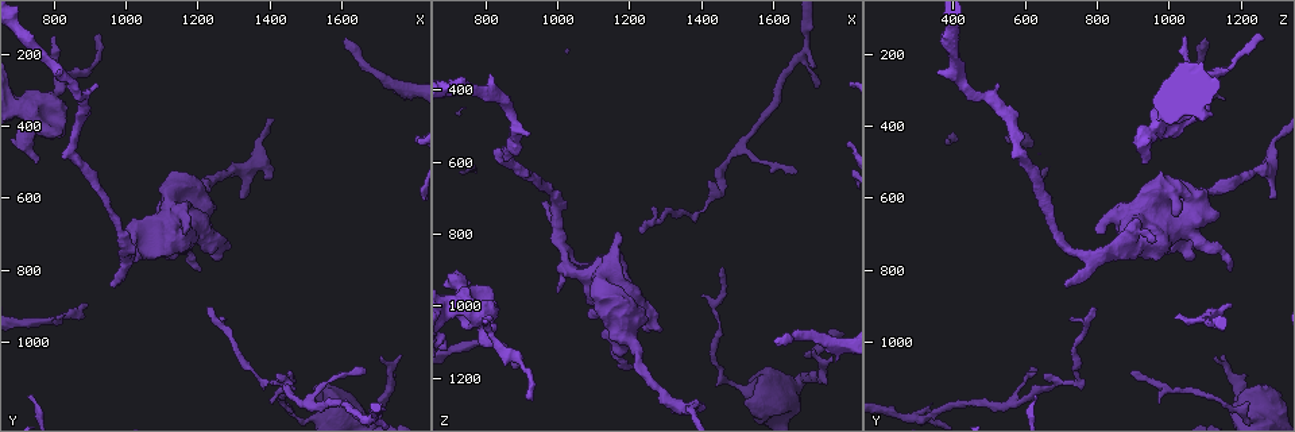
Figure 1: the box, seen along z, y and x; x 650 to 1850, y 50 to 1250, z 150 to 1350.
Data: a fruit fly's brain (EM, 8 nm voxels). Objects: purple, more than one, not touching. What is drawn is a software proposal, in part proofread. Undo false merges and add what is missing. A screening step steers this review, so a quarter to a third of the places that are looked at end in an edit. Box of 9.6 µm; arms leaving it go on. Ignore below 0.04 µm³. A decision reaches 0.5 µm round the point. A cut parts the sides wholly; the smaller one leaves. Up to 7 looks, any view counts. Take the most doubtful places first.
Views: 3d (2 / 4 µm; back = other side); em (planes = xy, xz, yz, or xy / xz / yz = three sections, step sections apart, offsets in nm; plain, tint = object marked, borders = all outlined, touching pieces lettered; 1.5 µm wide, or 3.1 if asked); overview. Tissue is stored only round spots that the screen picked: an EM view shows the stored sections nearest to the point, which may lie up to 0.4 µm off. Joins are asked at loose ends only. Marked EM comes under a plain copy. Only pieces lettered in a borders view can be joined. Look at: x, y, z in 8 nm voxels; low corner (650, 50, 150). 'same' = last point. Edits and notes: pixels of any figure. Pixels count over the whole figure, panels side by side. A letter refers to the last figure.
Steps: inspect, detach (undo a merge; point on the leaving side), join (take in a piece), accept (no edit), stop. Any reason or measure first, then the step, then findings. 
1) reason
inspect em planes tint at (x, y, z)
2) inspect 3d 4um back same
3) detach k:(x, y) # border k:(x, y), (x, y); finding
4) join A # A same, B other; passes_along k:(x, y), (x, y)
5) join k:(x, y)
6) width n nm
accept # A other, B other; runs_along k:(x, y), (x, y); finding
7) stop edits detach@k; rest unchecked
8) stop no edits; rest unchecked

inspect 3d 4um at (1610, 160, 1120)

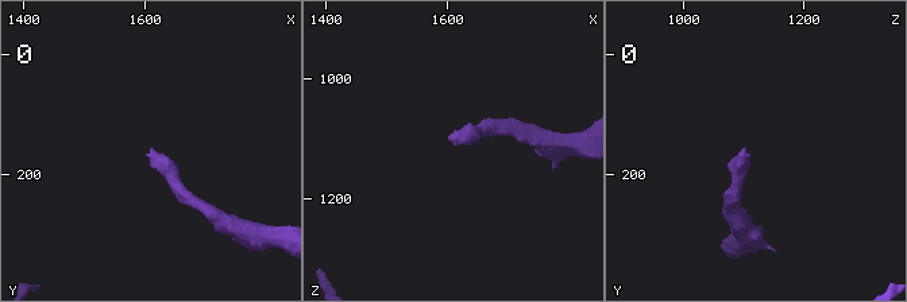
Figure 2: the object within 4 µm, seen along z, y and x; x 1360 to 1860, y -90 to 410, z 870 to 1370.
now the EM
inspect em planes borders at (1610, 165, 1110)

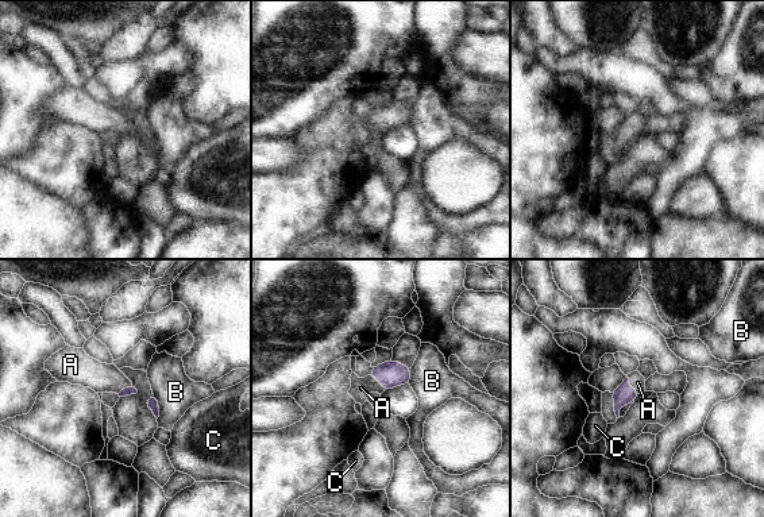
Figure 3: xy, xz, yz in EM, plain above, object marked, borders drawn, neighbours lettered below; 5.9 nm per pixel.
join A # A same, B other, C other; passes_along 3:(624, 394), (629, 386), (637, 382); the neuron continues

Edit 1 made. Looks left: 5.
see it whole again
inspect overview

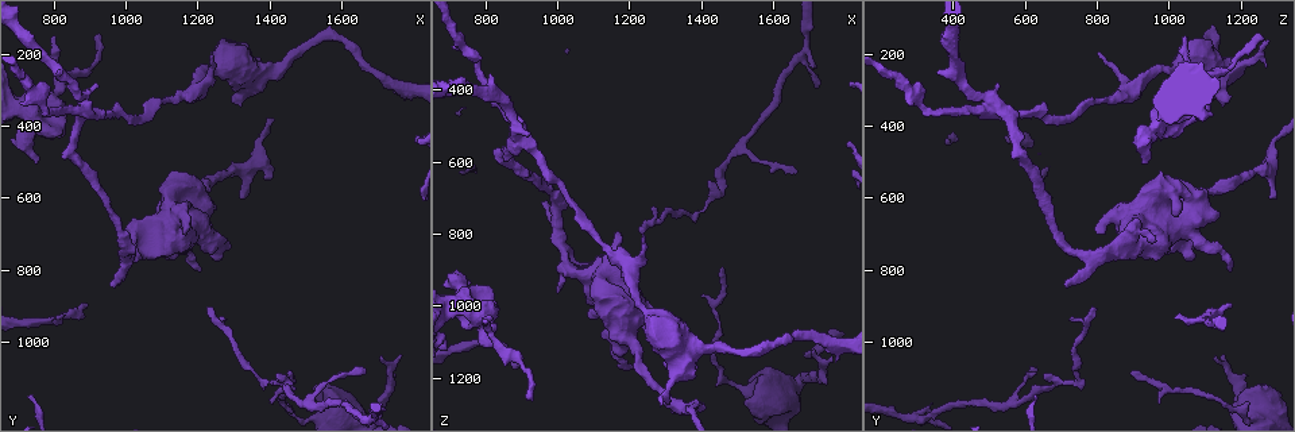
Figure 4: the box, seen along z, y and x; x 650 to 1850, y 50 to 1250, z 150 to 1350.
an open end
inspect 3d 4um at (750, 510, 940)

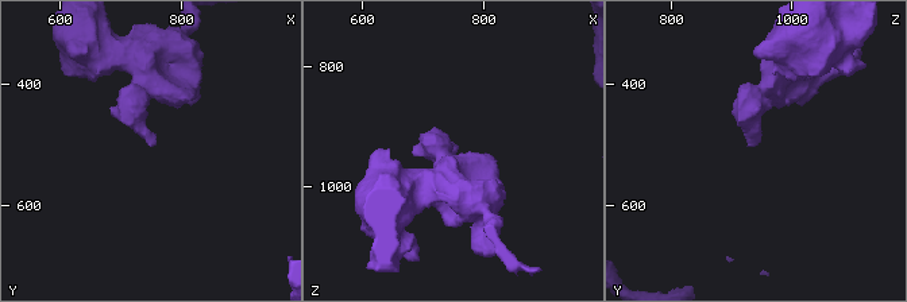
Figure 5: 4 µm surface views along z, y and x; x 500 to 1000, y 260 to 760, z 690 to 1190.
shape alone is not enough
inspect em xy step 8 tint at (755, 505, 940)

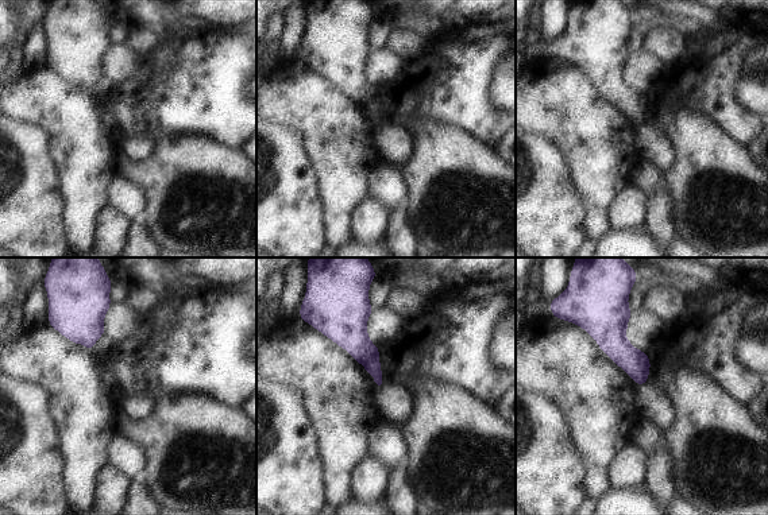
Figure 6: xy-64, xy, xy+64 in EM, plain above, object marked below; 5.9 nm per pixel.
inspect em planes borders same

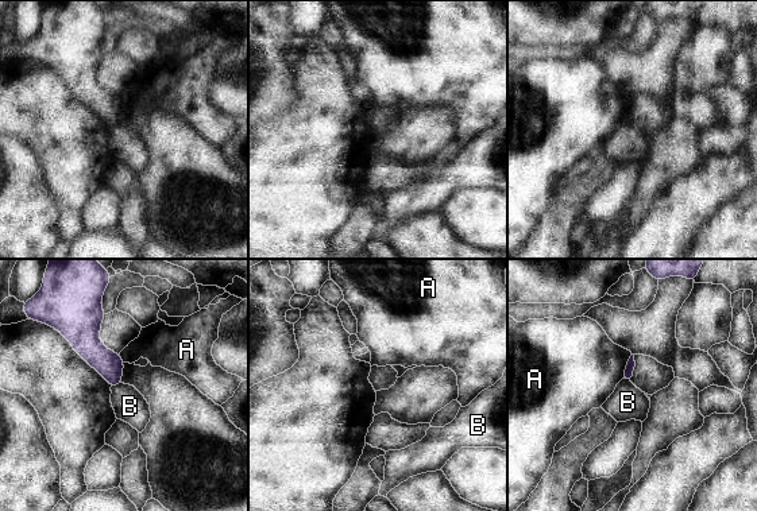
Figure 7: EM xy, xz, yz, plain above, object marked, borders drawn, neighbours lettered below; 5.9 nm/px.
accept # A other, B other; border 7:(120, 382), (111, 387); none of them fits

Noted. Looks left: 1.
branch stops here
inspect em yz step 4 borders at (1220, 920, 780)

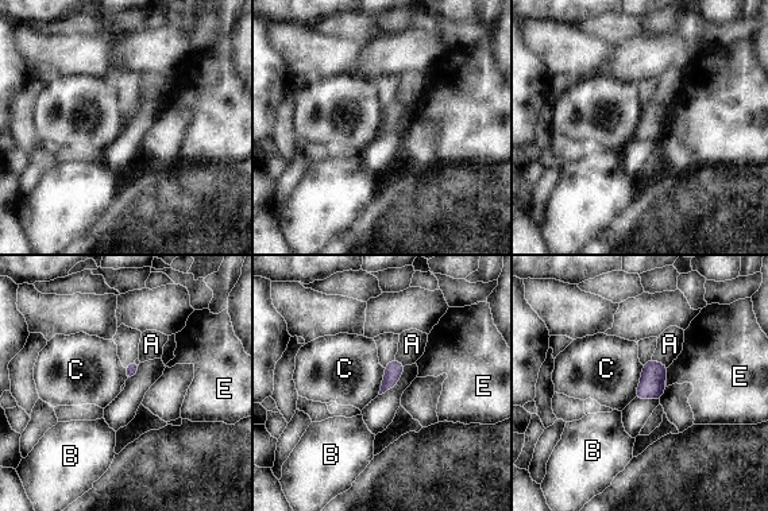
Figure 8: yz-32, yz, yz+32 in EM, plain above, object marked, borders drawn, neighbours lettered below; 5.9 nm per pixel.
accept # A other, B other, C other, E other; border 8:(643, 366), (639, 387), (633, 397); none of them fits

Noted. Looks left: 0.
stop edits join@3; rest unchecked

